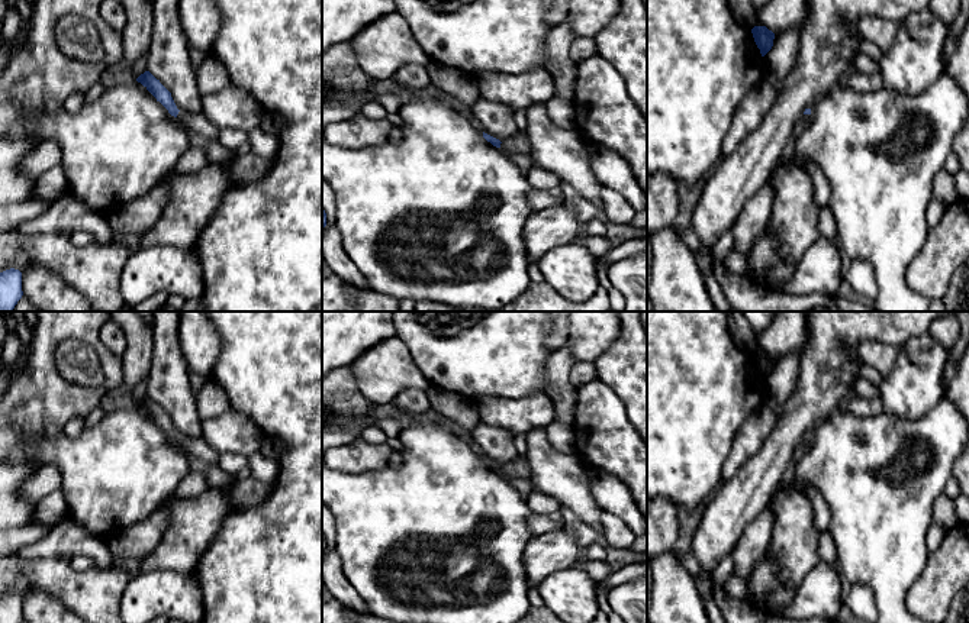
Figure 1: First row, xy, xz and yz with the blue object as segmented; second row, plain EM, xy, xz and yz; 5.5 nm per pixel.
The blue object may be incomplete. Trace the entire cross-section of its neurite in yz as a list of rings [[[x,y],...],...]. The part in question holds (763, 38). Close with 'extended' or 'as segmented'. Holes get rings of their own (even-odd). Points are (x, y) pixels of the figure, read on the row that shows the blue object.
[[[754,26],[751,33],[762,57],[764,57],[773,46],[775,33],[766,26]]]; as segmented

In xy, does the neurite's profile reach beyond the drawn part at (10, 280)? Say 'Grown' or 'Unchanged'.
Unchanged

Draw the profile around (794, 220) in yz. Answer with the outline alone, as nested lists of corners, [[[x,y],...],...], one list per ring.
[[[782,159],[766,184],[772,187],[772,214],[766,230],[778,238],[785,262],[795,265],[821,236],[821,207],[814,200],[812,180],[793,159]]]

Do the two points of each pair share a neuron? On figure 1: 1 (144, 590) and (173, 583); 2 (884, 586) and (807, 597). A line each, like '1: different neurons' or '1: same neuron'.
1: same neuron
2: different neurons

